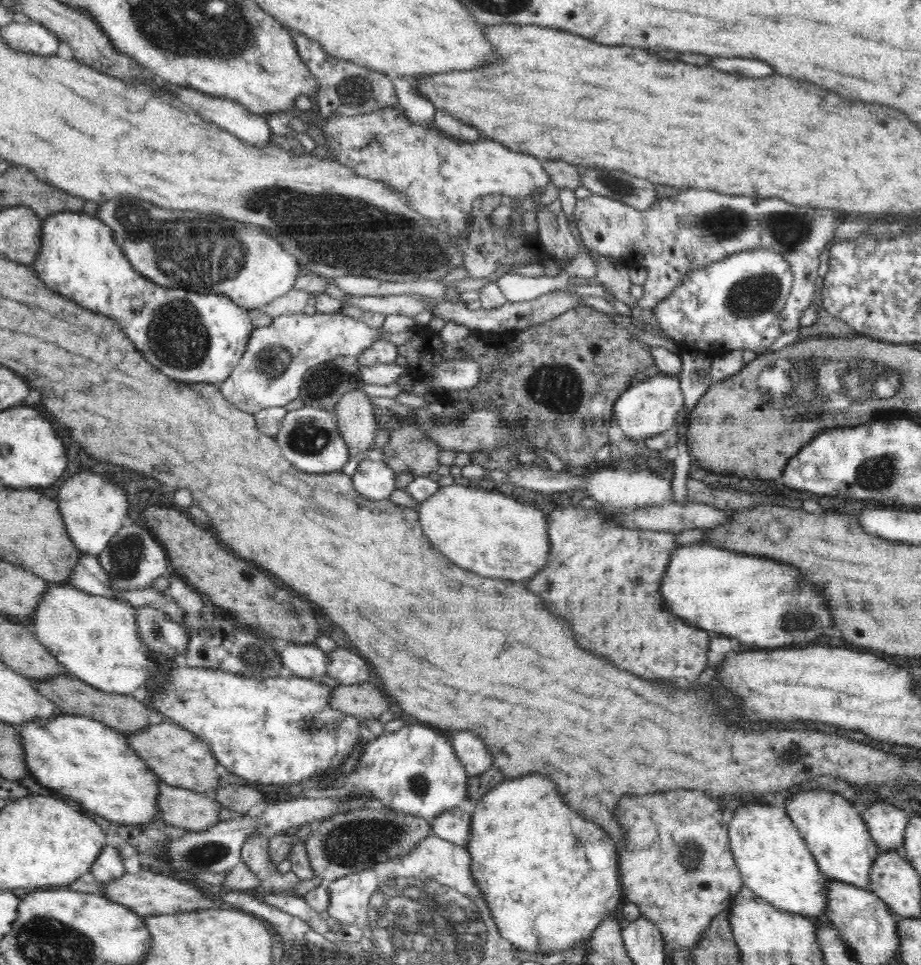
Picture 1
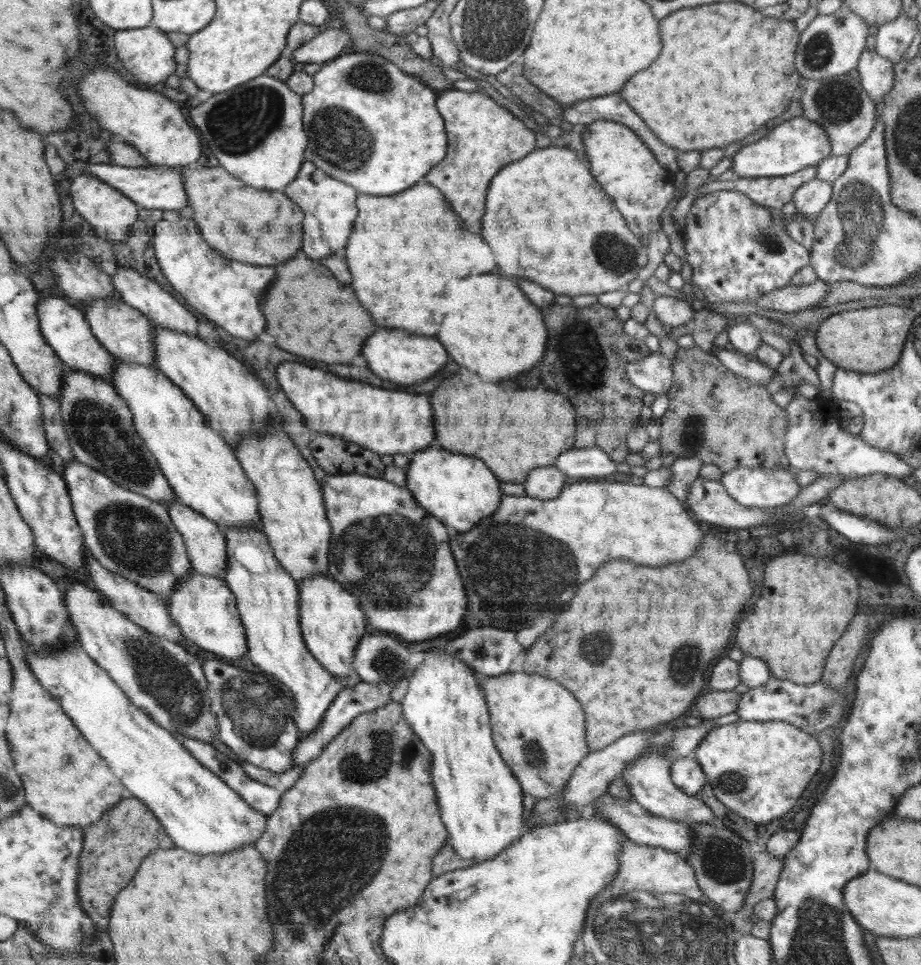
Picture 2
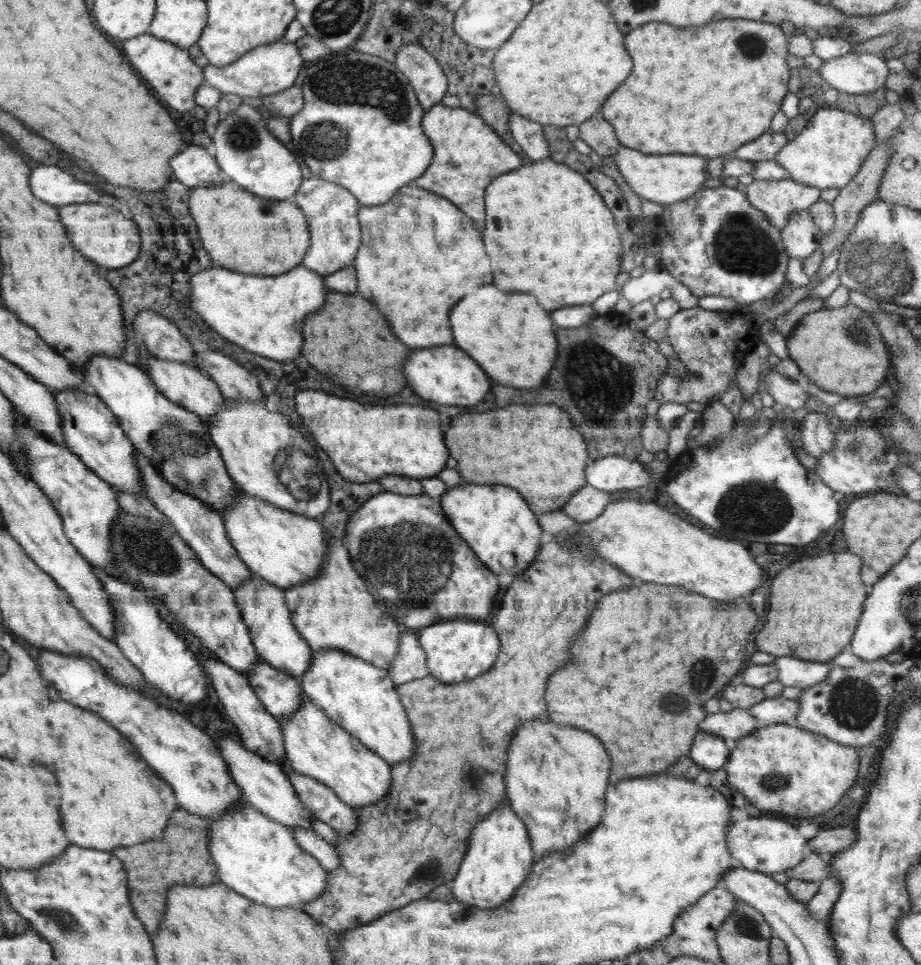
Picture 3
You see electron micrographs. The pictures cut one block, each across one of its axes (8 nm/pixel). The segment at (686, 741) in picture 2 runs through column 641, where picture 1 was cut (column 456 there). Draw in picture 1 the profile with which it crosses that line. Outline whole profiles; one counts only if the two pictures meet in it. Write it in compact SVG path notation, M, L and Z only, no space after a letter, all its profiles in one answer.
M414 722L396 732L386 731L378 738L372 738L371 735L369 738L352 774L320 778L334 795L372 798L374 805L371 803L370 808L421 817L430 824L442 812L468 806L466 793L471 776L466 773L462 762L458 761L452 743L442 732Z

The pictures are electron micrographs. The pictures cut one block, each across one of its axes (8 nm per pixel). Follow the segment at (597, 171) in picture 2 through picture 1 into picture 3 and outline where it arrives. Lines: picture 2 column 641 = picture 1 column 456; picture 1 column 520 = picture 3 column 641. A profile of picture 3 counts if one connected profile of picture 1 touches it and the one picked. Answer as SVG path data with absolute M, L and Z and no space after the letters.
M621 145L614 156L615 166L627 184L640 197L671 205L686 200L700 191L707 180L707 157L689 154L642 154L639 150Z

